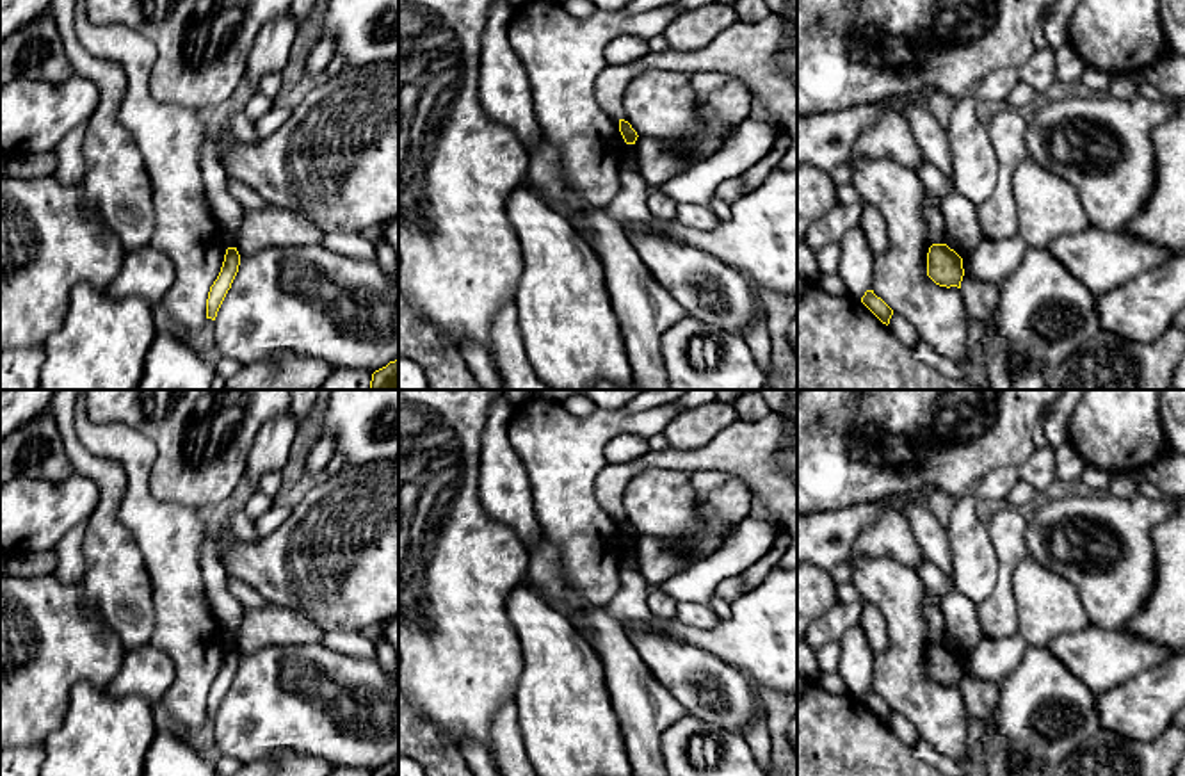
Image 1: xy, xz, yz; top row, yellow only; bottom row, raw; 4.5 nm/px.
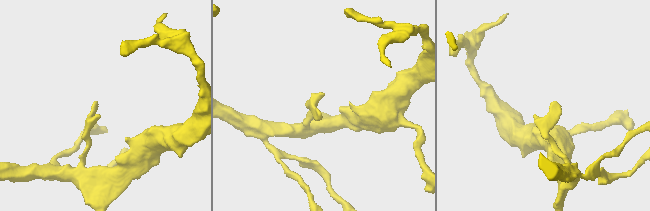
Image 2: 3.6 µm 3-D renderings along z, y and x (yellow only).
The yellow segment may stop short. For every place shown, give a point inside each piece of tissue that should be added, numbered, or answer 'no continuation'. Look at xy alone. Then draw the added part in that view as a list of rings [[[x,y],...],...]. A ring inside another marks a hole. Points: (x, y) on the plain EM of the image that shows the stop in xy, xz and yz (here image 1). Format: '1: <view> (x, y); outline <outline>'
no continuation

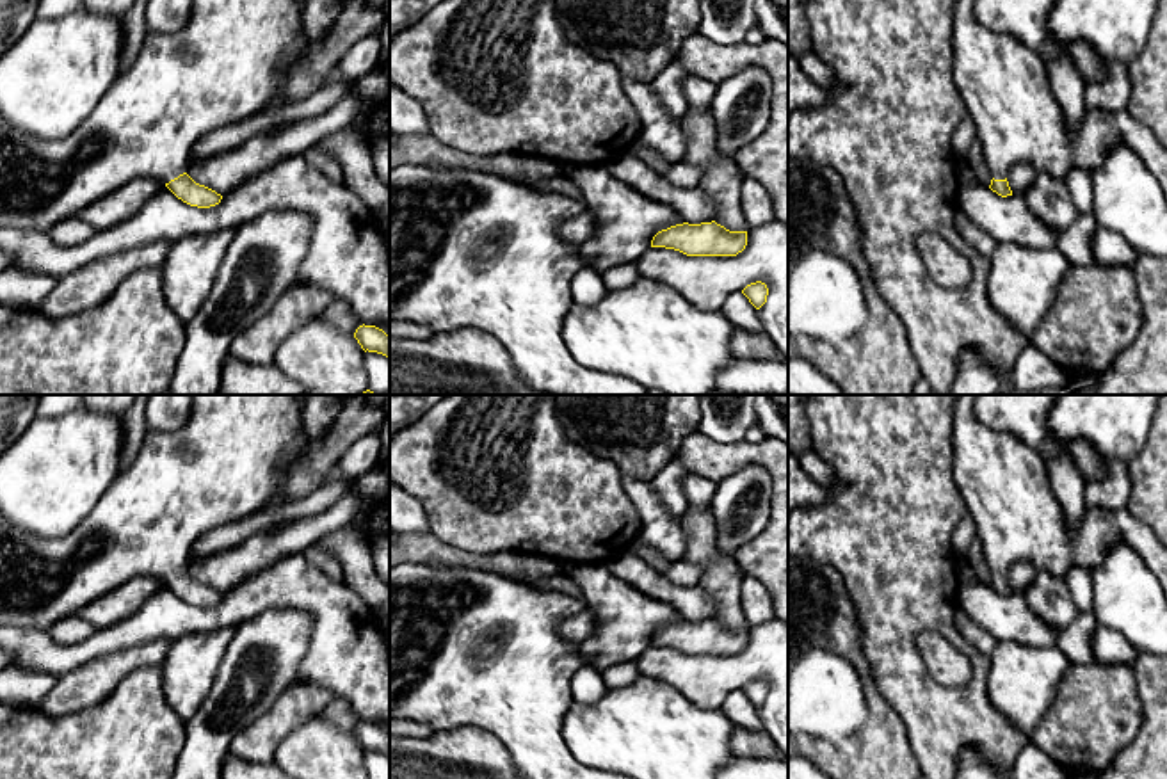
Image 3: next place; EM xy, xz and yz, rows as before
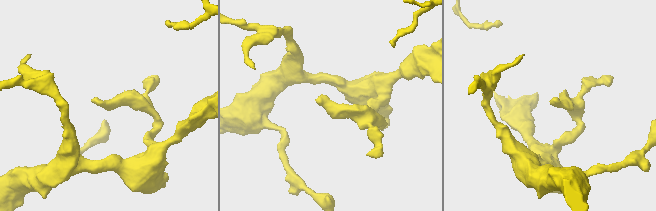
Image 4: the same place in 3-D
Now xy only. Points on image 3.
1: xy (230, 459); outline [[[190,395],[190,414],[174,432],[148,430],[135,461],[117,473],[96,507],[64,537],[46,539],[14,526],[0,512],[0,626],[50,630],[137,576],[169,582],[189,566],[192,546],[210,530],[262,510],[274,496],[286,500],[286,471],[304,452],[295,395]]]

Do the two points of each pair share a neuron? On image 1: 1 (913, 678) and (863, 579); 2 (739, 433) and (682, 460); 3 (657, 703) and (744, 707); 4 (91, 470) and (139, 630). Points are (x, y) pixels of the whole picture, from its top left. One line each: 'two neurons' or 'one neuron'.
1: one neuron
2: one neuron
3: two neurons
4: one neuron

